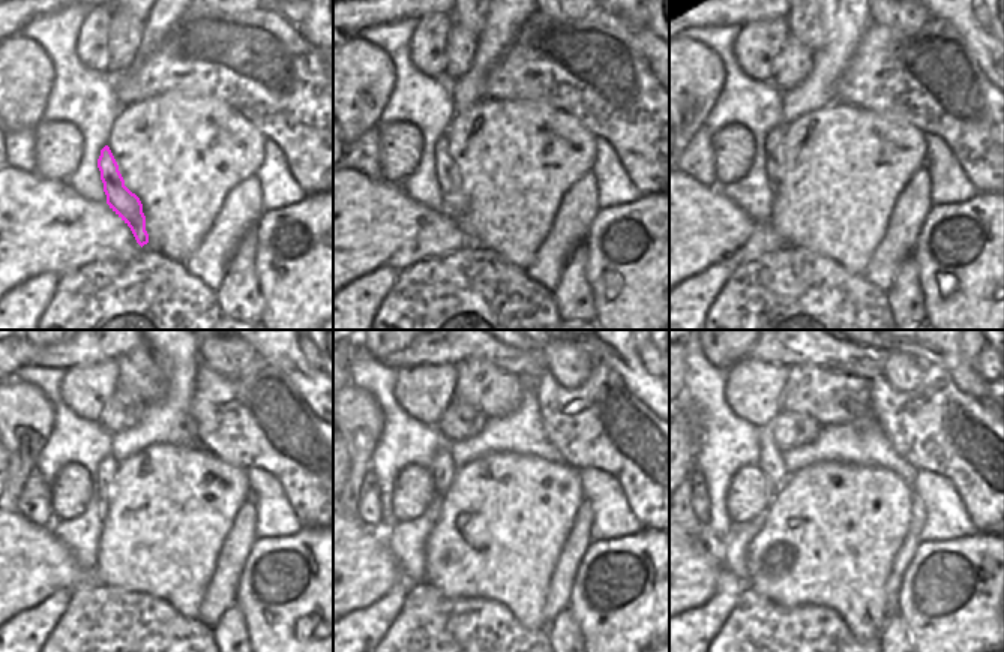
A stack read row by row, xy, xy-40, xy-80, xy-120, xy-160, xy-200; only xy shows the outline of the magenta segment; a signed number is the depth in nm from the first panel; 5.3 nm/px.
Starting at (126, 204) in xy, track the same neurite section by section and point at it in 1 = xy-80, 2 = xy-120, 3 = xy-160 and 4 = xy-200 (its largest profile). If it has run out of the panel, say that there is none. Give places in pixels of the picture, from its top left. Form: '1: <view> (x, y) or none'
1: xy-80 (776, 137)
2: xy-120 (107, 469)
3: xy-160 (441, 466)
4: xy-200 (770, 462)

